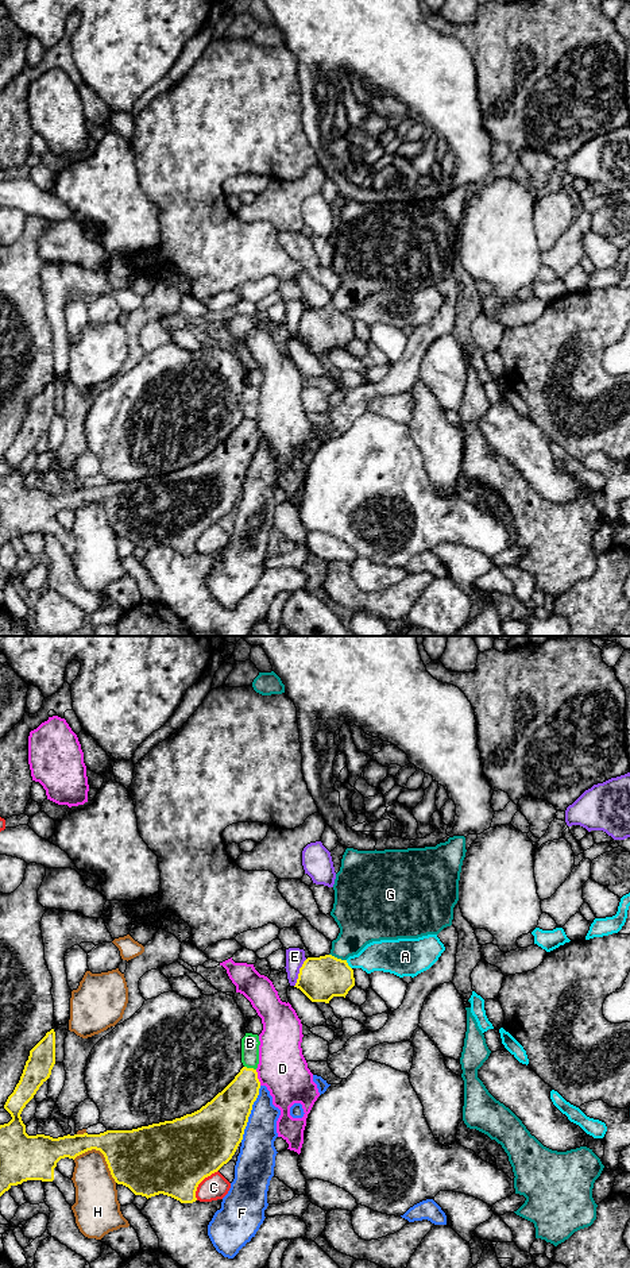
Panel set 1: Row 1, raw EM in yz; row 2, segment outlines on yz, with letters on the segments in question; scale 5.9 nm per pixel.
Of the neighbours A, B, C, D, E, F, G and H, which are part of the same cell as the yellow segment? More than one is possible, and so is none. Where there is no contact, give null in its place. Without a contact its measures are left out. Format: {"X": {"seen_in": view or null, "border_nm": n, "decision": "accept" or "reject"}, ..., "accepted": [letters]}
{"A": {"seen_in": "yz", "border_nm": 70, "decision": "reject"}, "B": {"seen_in": "yz", "border_nm": 80, "decision": "reject"}, "C": {"seen_in": "yz", "border_nm": 220, "decision": "reject"}, "D": {"seen_in": "yz", "border_nm": 100, "decision": "reject"}, "E": {"seen_in": "yz", "border_nm": 180, "decision": "reject"}, "F": {"seen_in": "yz", "border_nm": 360, "decision": "reject"}, "G": {"seen_in": "yz", "border_nm": 110, "decision": "accept"}, "H": {"seen_in": "yz", "border_nm": 300, "decision": "reject"}, "accepted": ["G"]}

